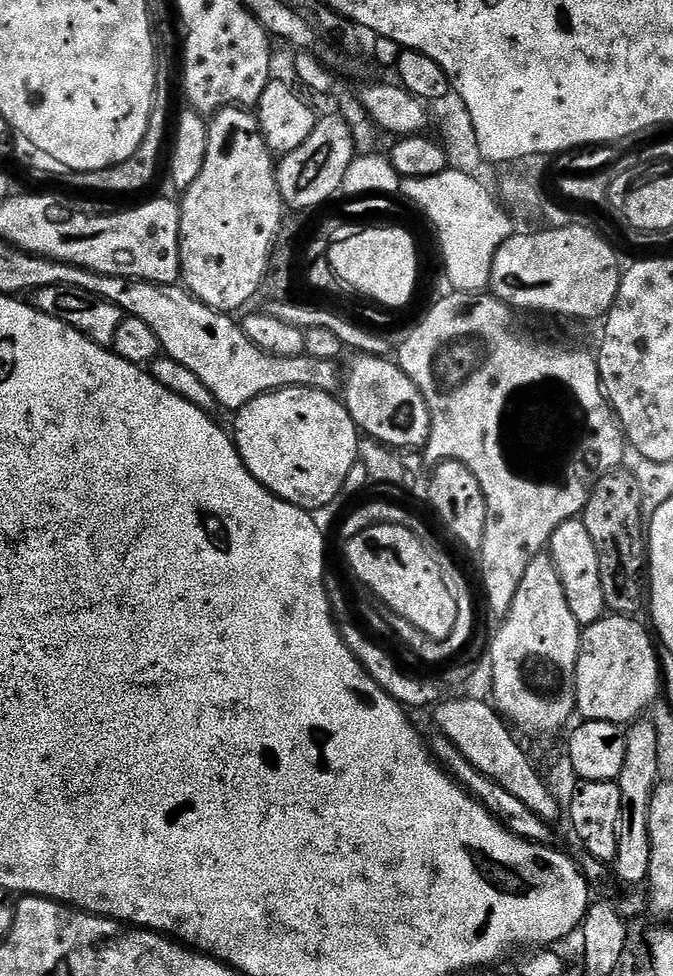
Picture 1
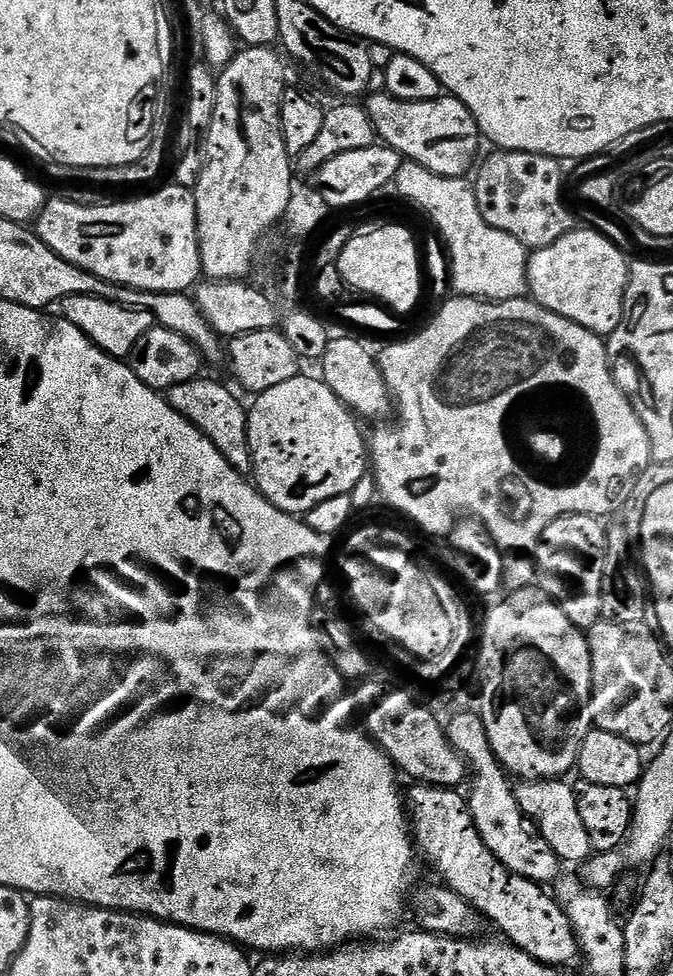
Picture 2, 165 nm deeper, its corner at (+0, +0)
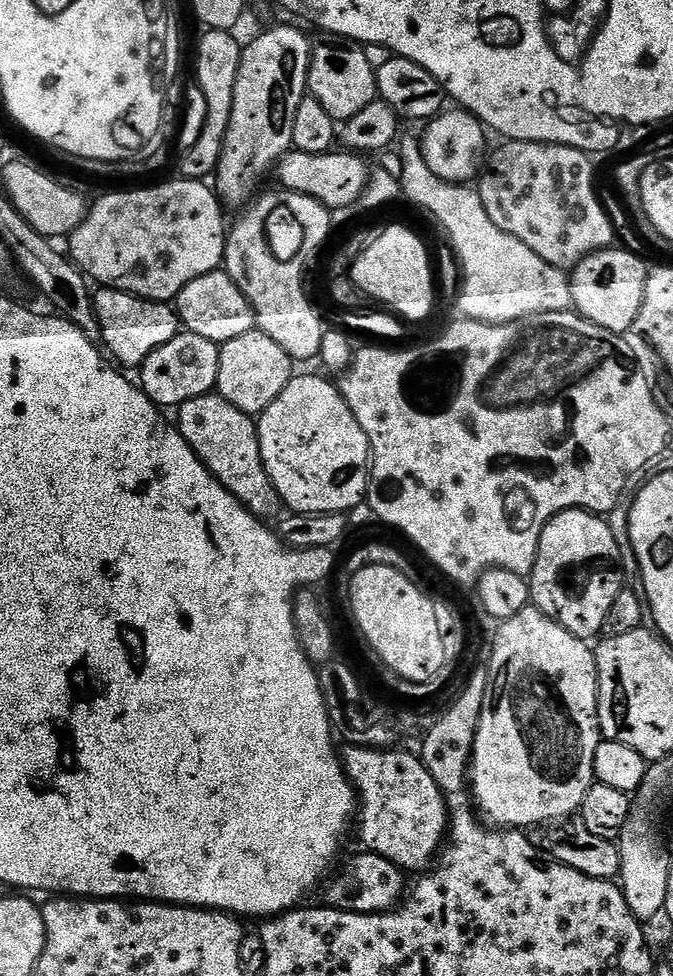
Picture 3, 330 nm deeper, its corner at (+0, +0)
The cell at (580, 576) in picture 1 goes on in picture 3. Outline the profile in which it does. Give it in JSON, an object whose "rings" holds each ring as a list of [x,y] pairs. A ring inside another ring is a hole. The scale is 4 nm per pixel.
{"rings":[[[567,508],[544,527],[530,577],[530,600],[554,622],[570,630],[570,634],[574,634],[579,640],[595,641],[603,633],[606,614],[610,614],[610,608],[614,606],[620,589],[625,584],[618,542],[614,542],[614,534],[603,515],[586,512],[583,508]]]}

